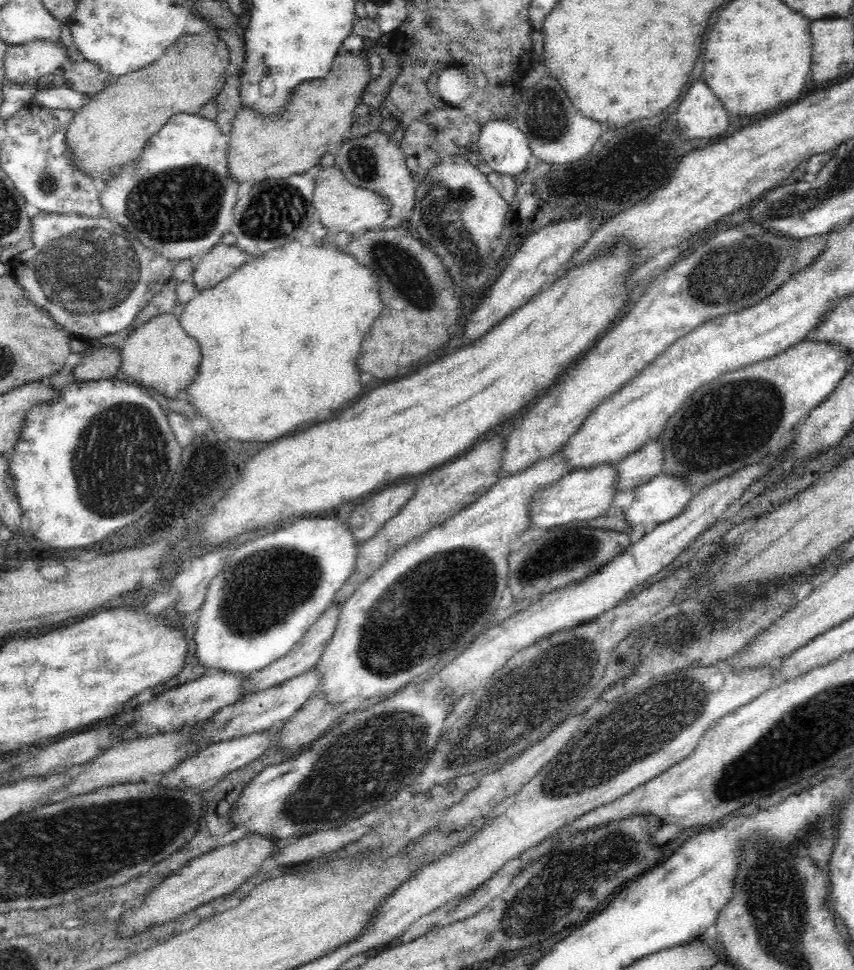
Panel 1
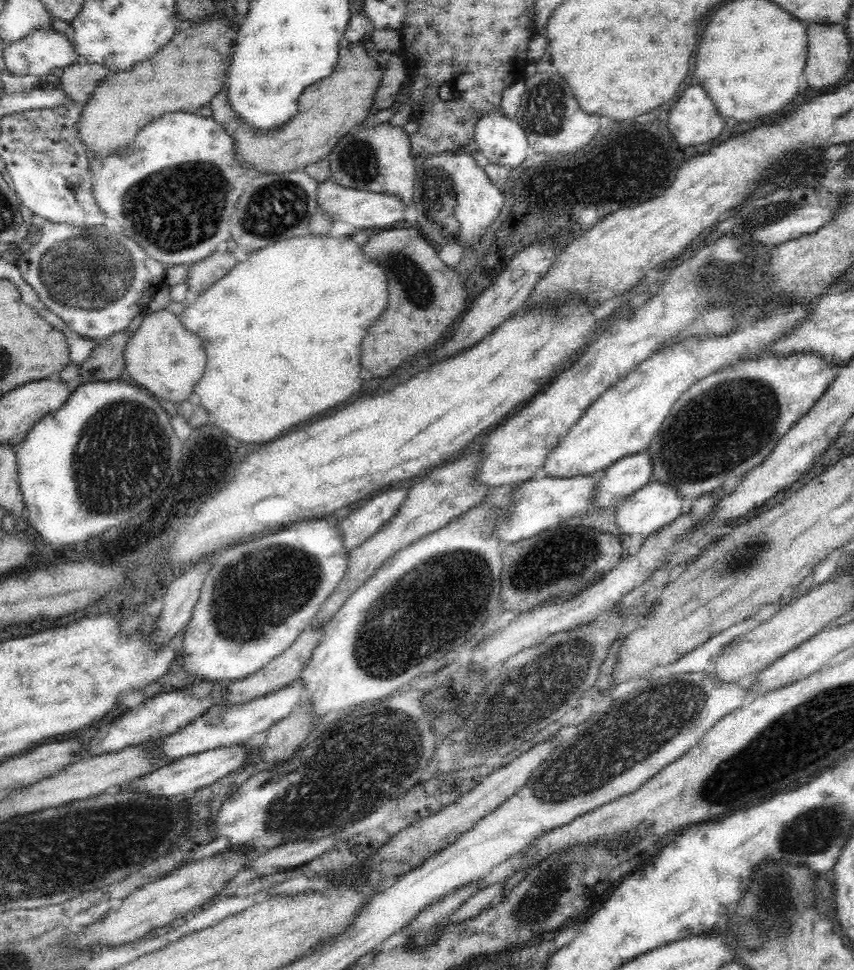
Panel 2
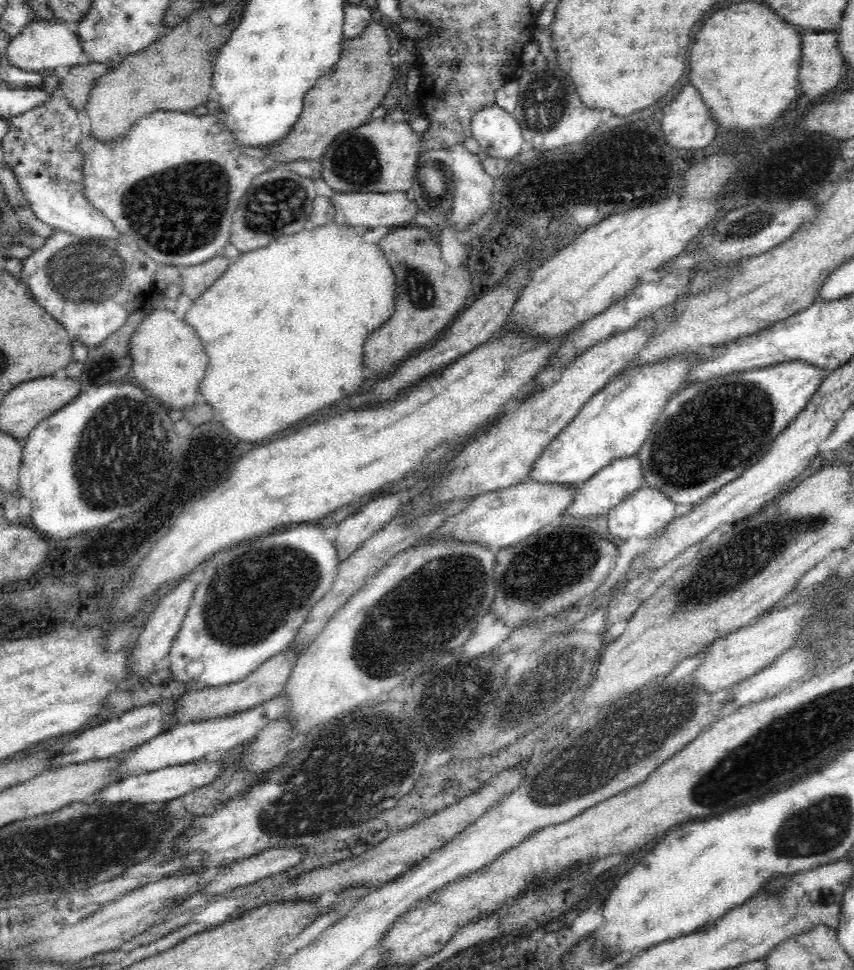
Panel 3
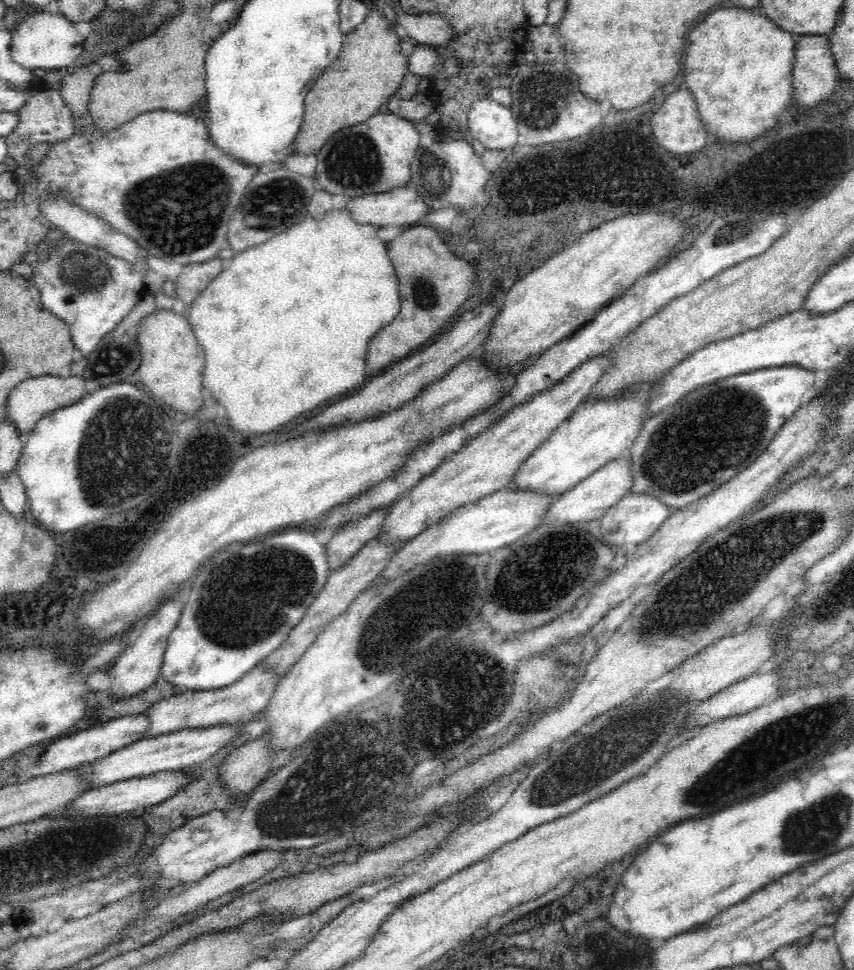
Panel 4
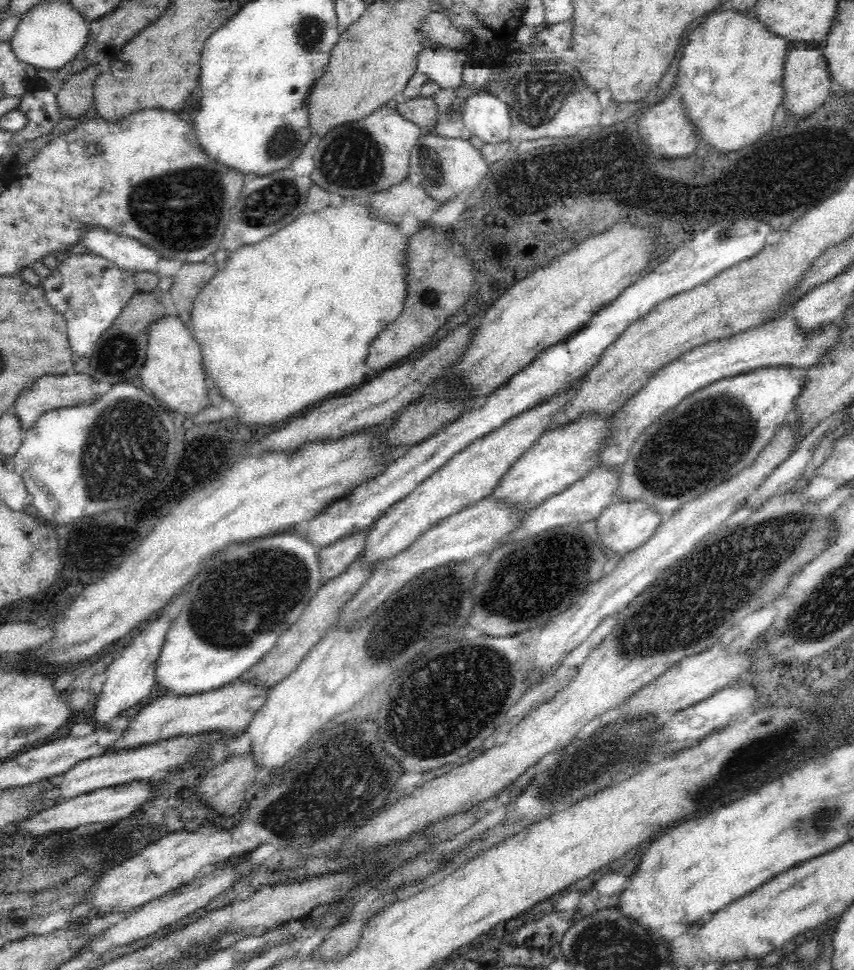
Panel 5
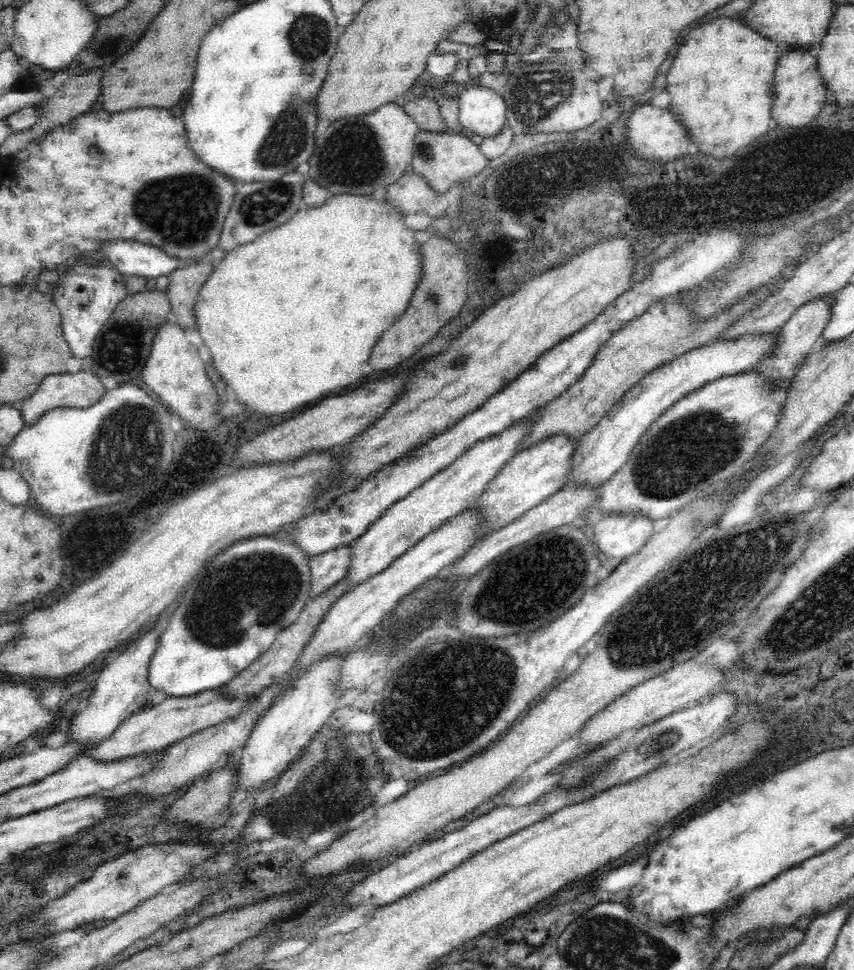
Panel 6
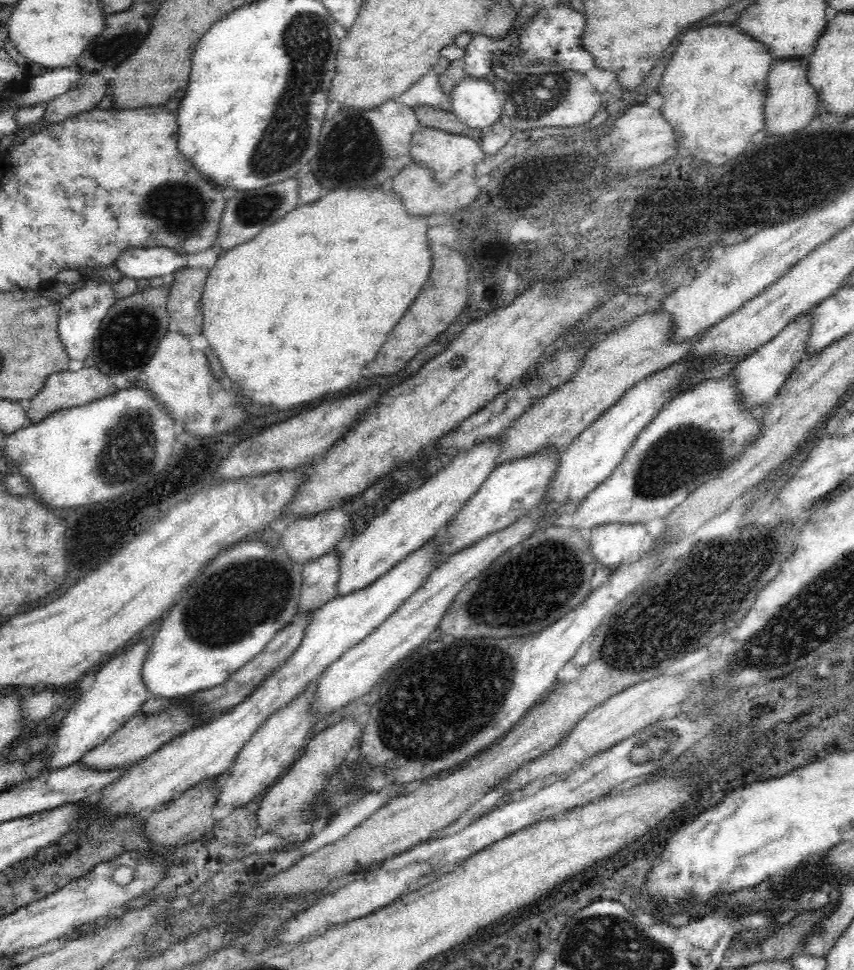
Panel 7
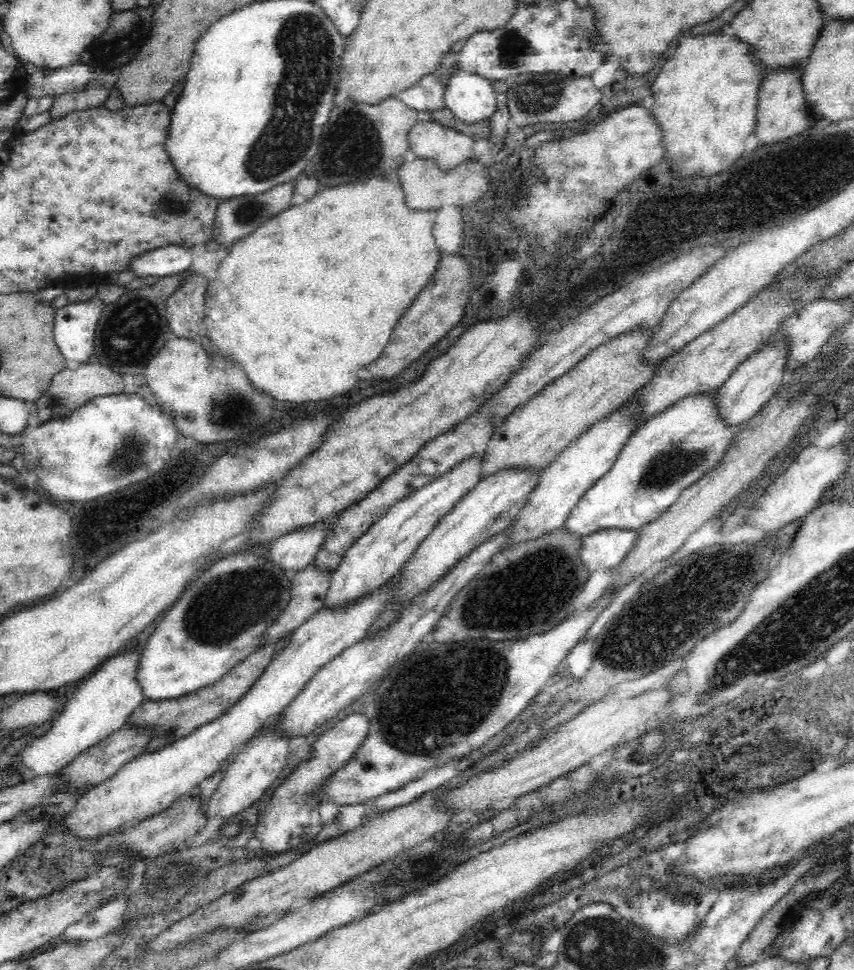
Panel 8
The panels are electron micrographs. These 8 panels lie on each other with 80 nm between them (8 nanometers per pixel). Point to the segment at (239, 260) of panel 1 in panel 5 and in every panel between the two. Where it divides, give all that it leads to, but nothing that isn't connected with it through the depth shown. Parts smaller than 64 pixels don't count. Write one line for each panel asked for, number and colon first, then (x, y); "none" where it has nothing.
2: (205, 272)
3: (194, 280)
4: (193, 278)
5: (191, 278)

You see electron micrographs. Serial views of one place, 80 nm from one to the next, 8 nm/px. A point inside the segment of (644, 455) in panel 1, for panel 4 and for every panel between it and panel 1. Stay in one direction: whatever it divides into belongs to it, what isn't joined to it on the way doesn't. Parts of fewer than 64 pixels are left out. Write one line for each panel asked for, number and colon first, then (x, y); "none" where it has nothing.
2: (625, 476)
3: (610, 486)
4: (589, 500)

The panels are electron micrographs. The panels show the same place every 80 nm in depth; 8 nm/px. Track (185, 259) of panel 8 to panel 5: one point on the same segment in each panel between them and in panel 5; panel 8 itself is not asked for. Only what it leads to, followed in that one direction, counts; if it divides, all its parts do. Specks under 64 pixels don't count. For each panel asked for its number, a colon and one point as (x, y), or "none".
5: (127, 253)
6: (131, 258)
7: (141, 263)

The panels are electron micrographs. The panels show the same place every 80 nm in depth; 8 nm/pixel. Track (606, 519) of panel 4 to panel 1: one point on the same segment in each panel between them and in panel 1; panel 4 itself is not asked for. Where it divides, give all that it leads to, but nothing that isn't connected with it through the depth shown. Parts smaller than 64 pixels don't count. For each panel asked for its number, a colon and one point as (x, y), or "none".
1: (664, 496)
2: (655, 505)
3: (643, 513)

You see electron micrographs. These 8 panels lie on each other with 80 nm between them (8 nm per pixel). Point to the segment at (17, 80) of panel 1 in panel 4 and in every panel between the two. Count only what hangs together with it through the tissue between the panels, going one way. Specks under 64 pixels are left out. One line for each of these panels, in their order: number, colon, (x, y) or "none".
2: (39, 53)
3: (40, 46)
4: (44, 41)

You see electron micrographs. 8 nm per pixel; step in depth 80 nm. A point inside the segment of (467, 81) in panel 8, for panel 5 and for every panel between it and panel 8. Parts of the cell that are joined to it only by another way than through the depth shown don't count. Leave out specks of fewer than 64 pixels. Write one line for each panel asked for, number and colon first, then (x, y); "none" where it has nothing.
5: (487, 116)
6: (482, 111)
7: (476, 103)

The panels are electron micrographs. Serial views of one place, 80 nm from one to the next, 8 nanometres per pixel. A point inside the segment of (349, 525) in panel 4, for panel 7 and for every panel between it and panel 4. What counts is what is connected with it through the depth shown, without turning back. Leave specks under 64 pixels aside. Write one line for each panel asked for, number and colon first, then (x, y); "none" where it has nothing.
5: (334, 559)
6: (328, 568)
7: (320, 575)

